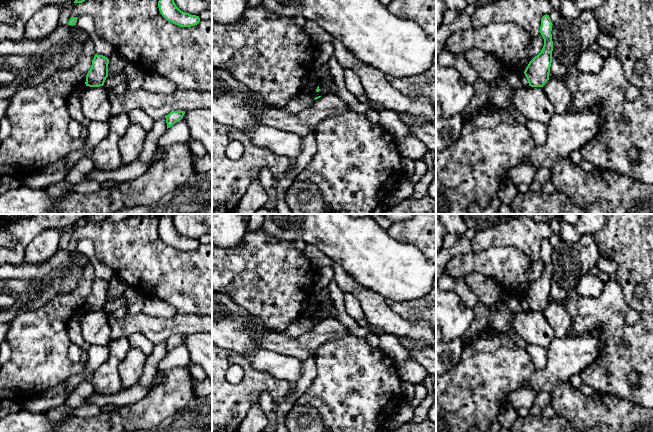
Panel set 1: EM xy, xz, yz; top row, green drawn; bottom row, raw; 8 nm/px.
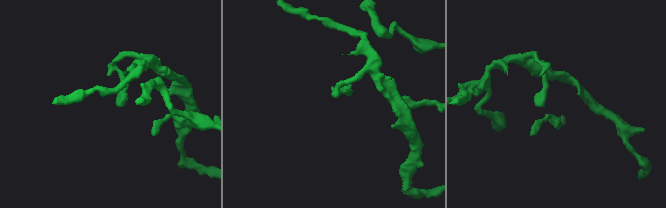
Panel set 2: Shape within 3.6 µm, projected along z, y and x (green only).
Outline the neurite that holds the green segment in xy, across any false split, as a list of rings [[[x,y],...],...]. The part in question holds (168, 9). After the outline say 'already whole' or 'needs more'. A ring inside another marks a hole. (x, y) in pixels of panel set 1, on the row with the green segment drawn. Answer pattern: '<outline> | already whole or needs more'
[[[159,0],[158,7],[161,15],[167,21],[180,27],[191,27],[200,22],[199,16],[181,11],[174,0]]] | already whole

